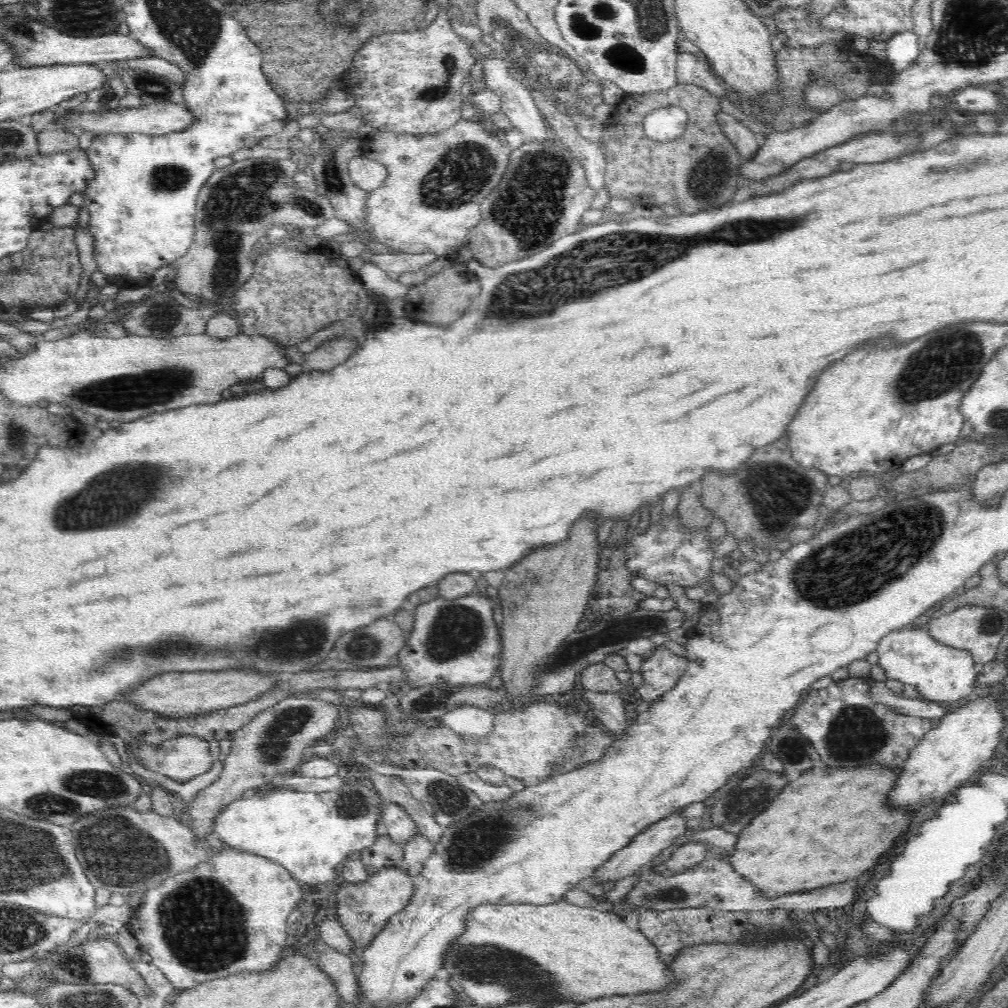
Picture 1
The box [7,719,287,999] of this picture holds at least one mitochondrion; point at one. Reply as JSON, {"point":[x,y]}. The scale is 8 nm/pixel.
{"point":[202,925]}

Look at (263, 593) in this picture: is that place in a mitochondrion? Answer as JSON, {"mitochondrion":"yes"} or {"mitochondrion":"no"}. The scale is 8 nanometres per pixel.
{"mitochondrion":"no"}

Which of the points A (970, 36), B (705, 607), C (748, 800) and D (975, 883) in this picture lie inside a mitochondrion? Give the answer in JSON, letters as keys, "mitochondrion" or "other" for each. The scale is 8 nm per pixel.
{"A":"mitochondrion","B":"other","C":"mitochondrion","D":"other"}

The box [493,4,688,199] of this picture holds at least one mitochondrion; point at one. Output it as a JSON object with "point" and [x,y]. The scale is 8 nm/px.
{"point":[624,57]}

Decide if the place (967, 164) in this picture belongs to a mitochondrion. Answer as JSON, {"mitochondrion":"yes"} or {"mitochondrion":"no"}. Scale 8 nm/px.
{"mitochondrion":"yes"}

